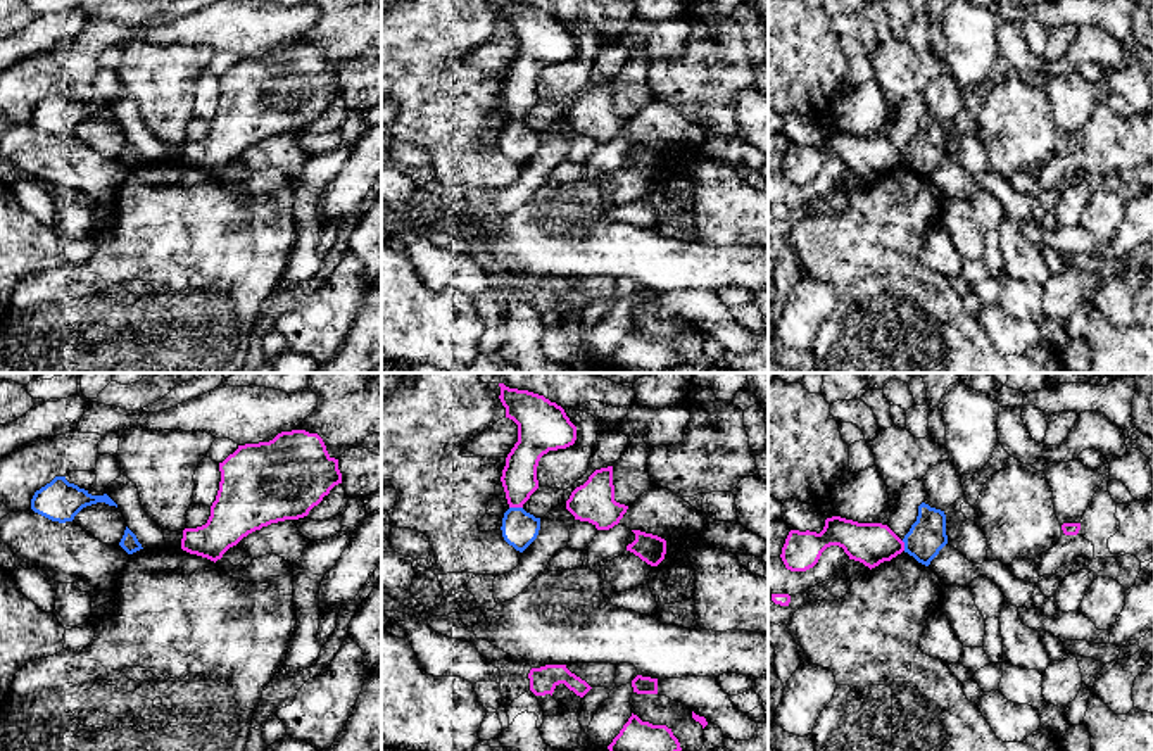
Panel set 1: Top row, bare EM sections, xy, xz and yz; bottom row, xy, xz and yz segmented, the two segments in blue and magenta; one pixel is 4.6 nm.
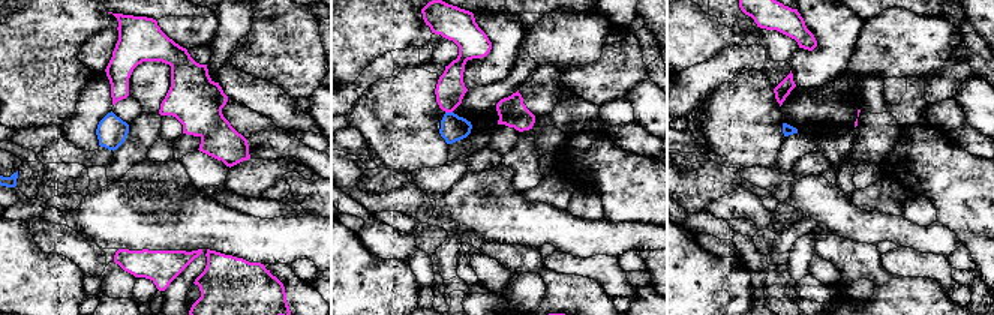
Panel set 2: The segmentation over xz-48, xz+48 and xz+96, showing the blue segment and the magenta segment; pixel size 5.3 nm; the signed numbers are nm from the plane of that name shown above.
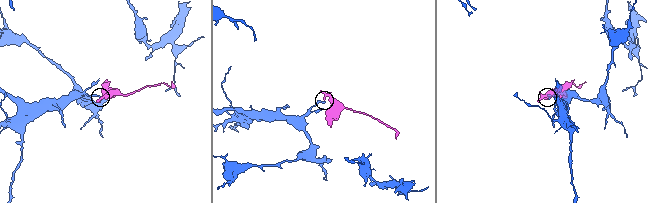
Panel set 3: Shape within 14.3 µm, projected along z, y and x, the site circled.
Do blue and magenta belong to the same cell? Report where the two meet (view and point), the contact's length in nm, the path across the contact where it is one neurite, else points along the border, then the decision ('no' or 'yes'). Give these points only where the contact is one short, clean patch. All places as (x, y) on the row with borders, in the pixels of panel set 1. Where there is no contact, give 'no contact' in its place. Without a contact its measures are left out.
meets blue in xz at (516, 508); contact 60 nm long; border along xz (510, 506), (522, 508); no

